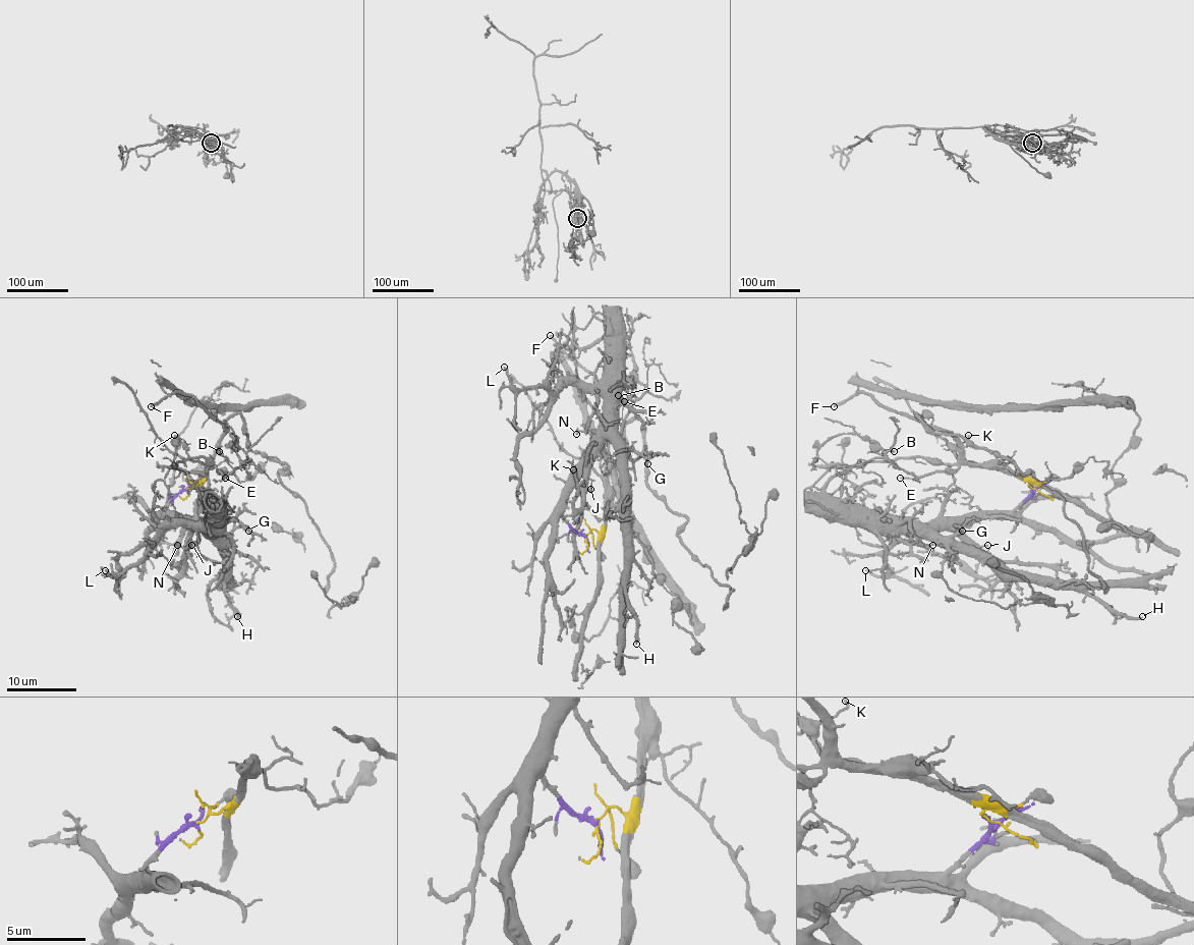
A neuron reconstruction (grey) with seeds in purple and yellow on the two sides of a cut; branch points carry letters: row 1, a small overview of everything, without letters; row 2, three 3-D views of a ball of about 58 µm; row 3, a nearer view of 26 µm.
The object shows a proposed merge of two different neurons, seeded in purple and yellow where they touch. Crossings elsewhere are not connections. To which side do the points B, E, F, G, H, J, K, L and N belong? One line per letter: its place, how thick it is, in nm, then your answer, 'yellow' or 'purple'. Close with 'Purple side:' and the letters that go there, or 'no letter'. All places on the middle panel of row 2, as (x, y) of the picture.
B: (618, 395) | 110 nm | yellow
E: (624, 401) | 110 nm | yellow
F: (550, 335) | 280 nm | yellow
G: (647, 463) | 240 nm | purple
H: (636, 644) | 320 nm | purple
J: (590, 489) | 150 nm | purple
K: (573, 469) | 130 nm | yellow
L: (504, 367) | 220 nm | purple
N: (576, 434) | 160 nm | purple
Purple side: G, H, J, L, N

